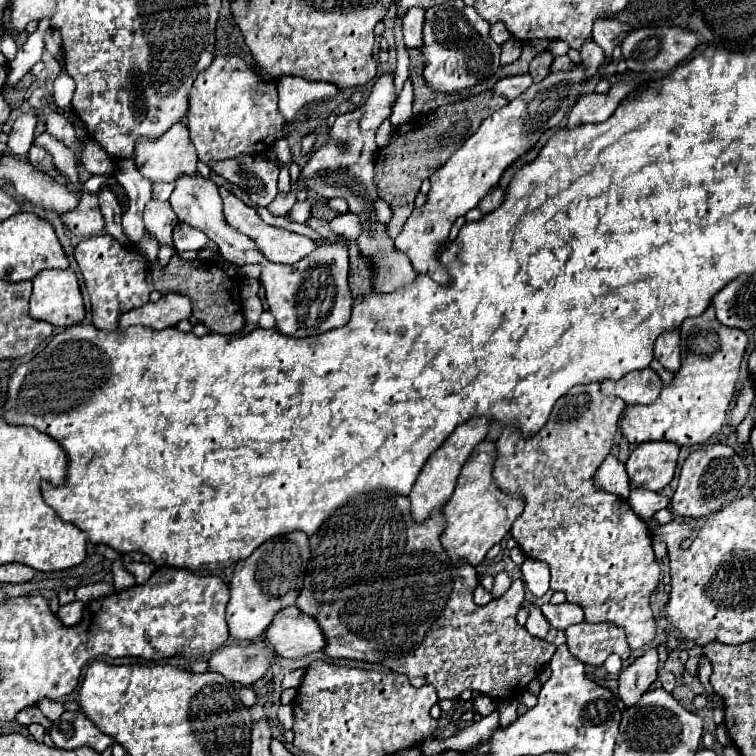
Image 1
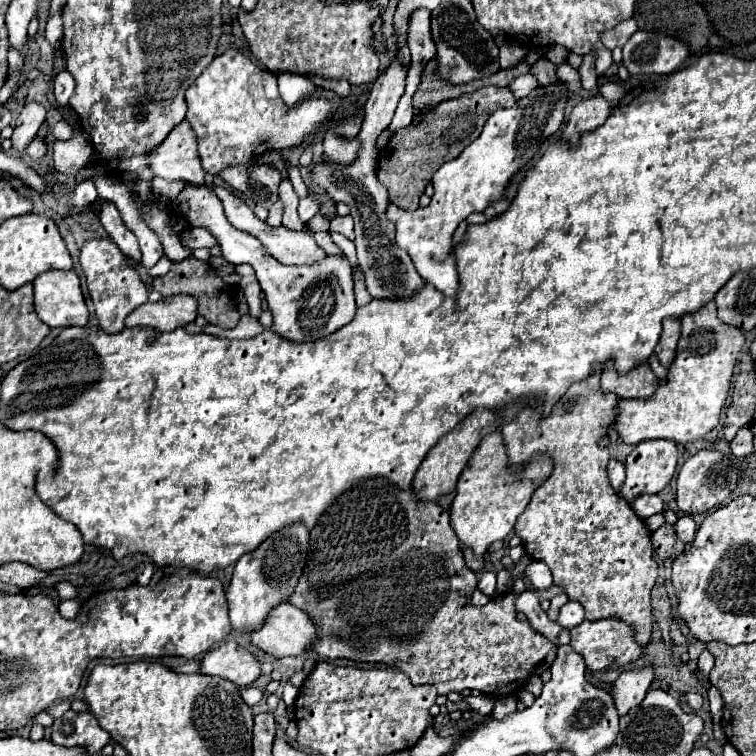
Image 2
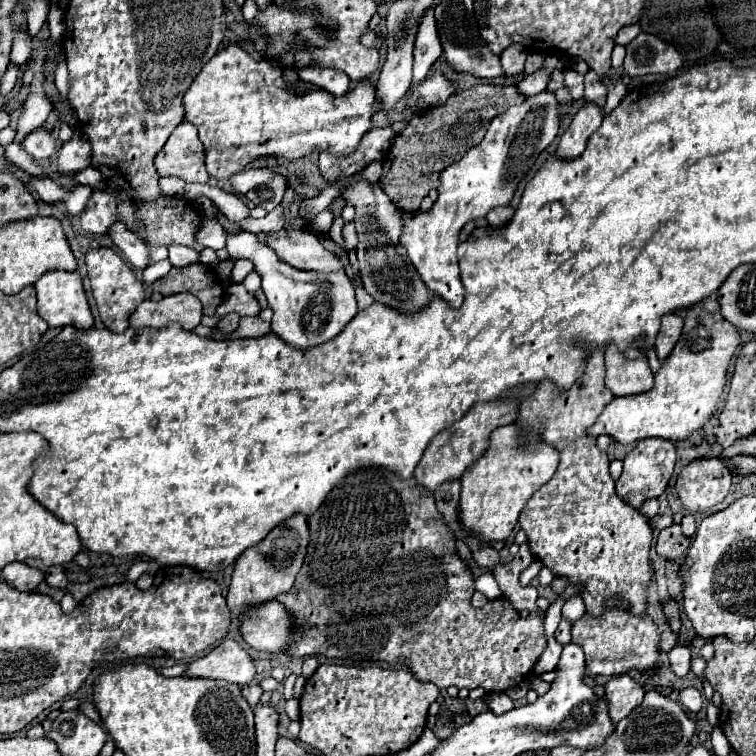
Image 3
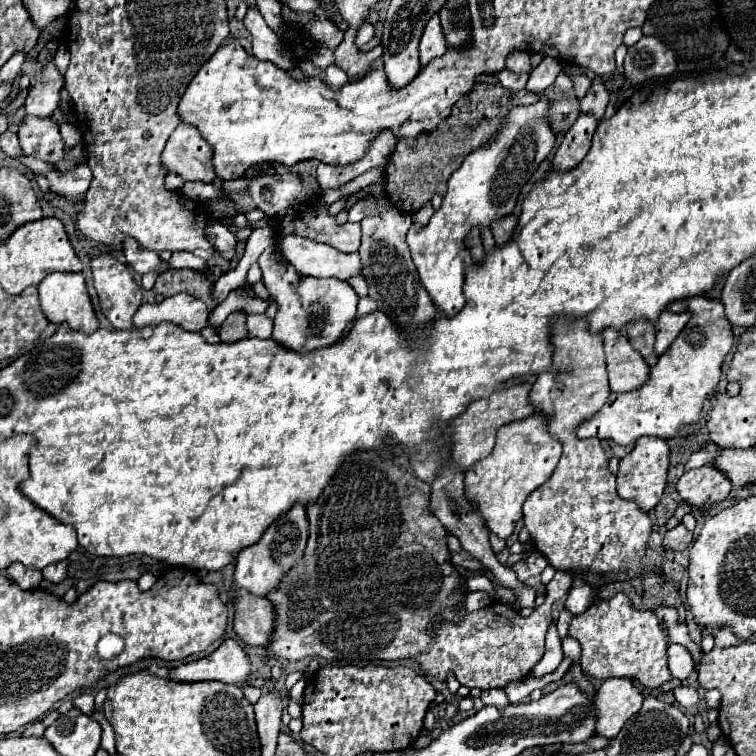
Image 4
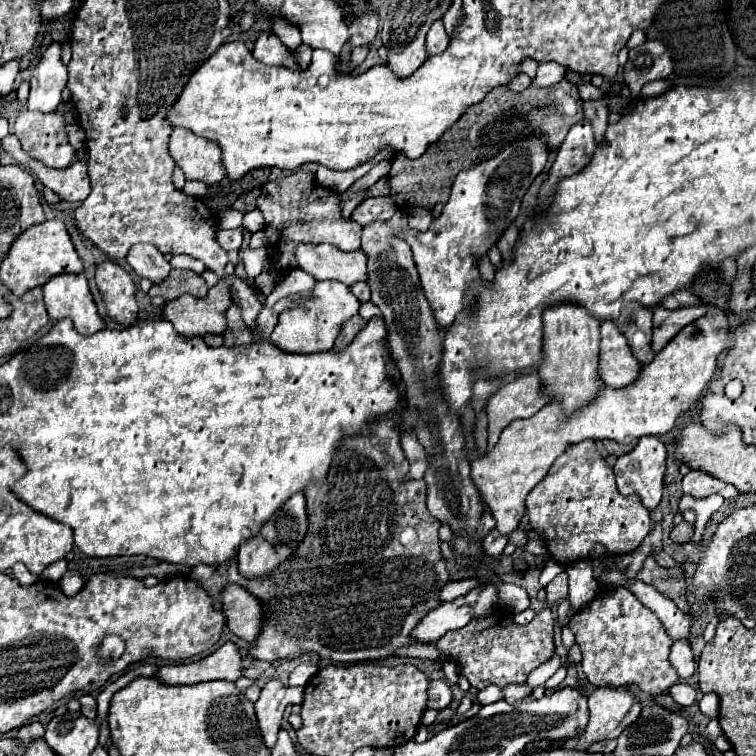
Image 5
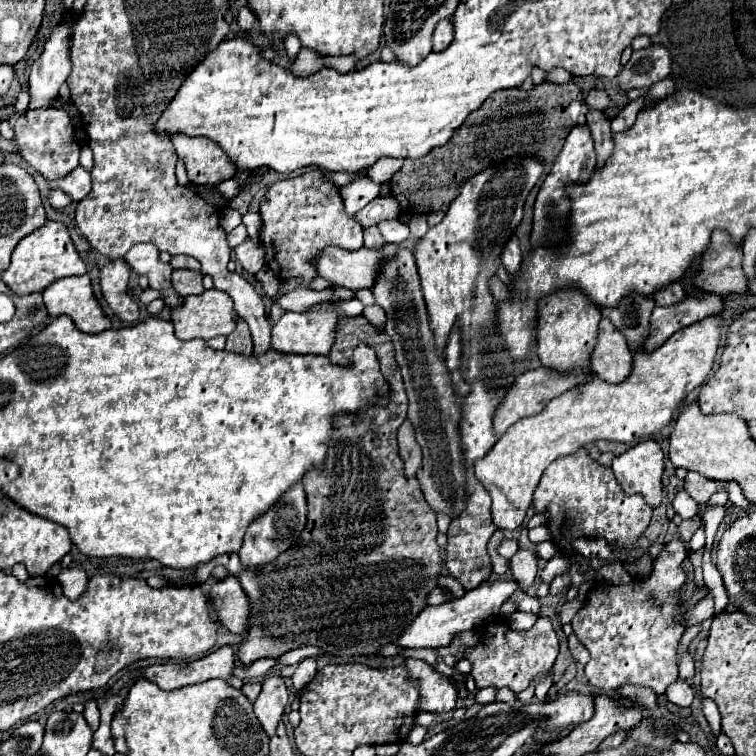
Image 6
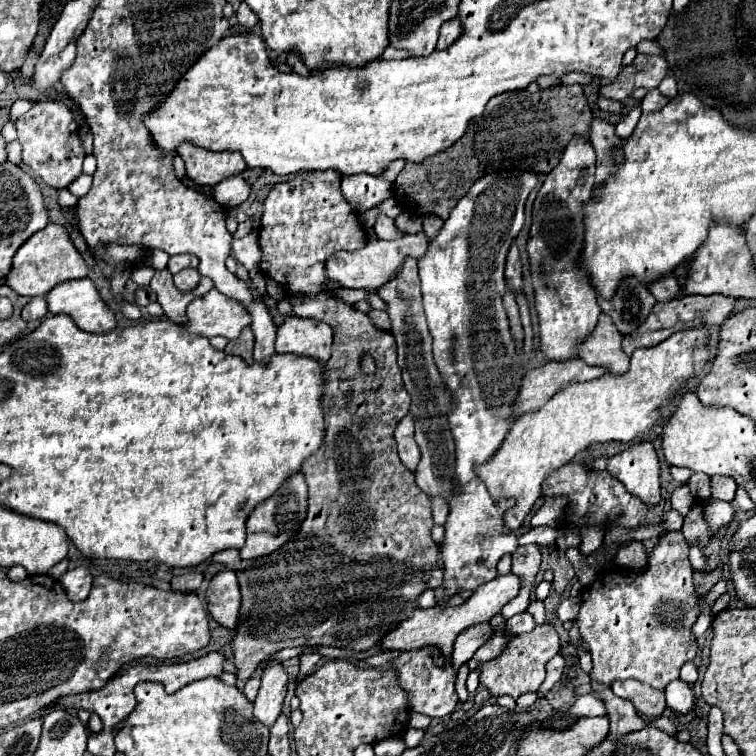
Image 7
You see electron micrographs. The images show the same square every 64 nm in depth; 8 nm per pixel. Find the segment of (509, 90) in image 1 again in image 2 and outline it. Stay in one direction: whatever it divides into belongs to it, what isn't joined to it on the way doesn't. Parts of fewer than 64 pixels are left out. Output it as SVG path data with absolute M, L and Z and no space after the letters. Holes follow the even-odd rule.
M528 72L528 74L524 74L524 76L514 78L514 80L508 84L508 88L510 88L510 92L512 92L516 98L522 98L522 96L528 96L534 88L538 88L538 82L536 82L536 78Z

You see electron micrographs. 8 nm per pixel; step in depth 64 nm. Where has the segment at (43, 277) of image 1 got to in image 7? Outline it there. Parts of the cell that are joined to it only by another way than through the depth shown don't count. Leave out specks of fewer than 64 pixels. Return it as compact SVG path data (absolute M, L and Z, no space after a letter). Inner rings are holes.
M90 278L68 280L46 294L50 314L68 314L74 324L86 332L114 330L114 312L98 296Z

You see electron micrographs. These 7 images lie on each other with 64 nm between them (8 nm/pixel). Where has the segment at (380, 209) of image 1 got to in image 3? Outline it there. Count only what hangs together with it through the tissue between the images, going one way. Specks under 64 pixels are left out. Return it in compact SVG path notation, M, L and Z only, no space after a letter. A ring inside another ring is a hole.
M540 92L536 96L530 96L522 102L522 106L512 106L506 112L494 116L490 120L490 126L486 130L486 136L482 138L482 142L478 146L472 146L462 160L458 160L456 164L450 164L448 168L444 168L444 172L440 172L440 186L438 186L438 200L434 202L434 206L430 208L430 212L418 210L414 214L403 211L402 218L402 246L408 250L408 256L414 264L414 268L418 270L420 278L424 280L424 284L442 300L446 300L448 304L452 304L454 308L458 308L464 300L464 288L460 282L460 272L458 272L458 256L456 256L456 248L458 248L458 232L462 230L462 226L470 220L482 218L486 216L492 208L496 206L506 206L512 200L512 194L520 182L520 178L530 170L530 166L534 164L534 160L538 158L538 154L556 138L560 128L560 104L556 100L554 92Z

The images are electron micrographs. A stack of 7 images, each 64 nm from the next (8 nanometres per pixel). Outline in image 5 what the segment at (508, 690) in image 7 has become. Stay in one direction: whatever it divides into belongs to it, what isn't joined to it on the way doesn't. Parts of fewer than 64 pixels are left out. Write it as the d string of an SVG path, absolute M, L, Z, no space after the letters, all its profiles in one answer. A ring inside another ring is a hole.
M566 570L560 572L548 586L546 586L546 602L548 606L540 610L534 620L526 626L520 626L514 622L514 612L508 608L496 608L486 618L474 618L466 628L450 630L442 640L436 640L434 646L440 652L440 658L436 660L436 666L442 668L446 662L454 662L460 666L460 676L464 676L470 686L482 690L490 684L496 684L500 688L508 684L520 684L526 682L528 674L542 662L546 662L552 656L554 650L554 638L552 638L552 626L554 616L550 612L550 604L566 598L568 594L568 574Z

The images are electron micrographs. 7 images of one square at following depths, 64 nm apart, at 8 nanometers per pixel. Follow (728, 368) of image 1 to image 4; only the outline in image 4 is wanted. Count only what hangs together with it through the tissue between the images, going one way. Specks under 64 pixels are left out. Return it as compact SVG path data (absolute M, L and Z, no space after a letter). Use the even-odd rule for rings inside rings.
M698 296L676 304L688 304L692 318L666 354L660 356L658 364L650 368L650 380L638 390L610 394L604 408L578 428L578 438L610 438L626 446L640 436L674 438L682 426L690 426L702 418L704 404L716 396L722 364L734 346L734 332L720 300Z

